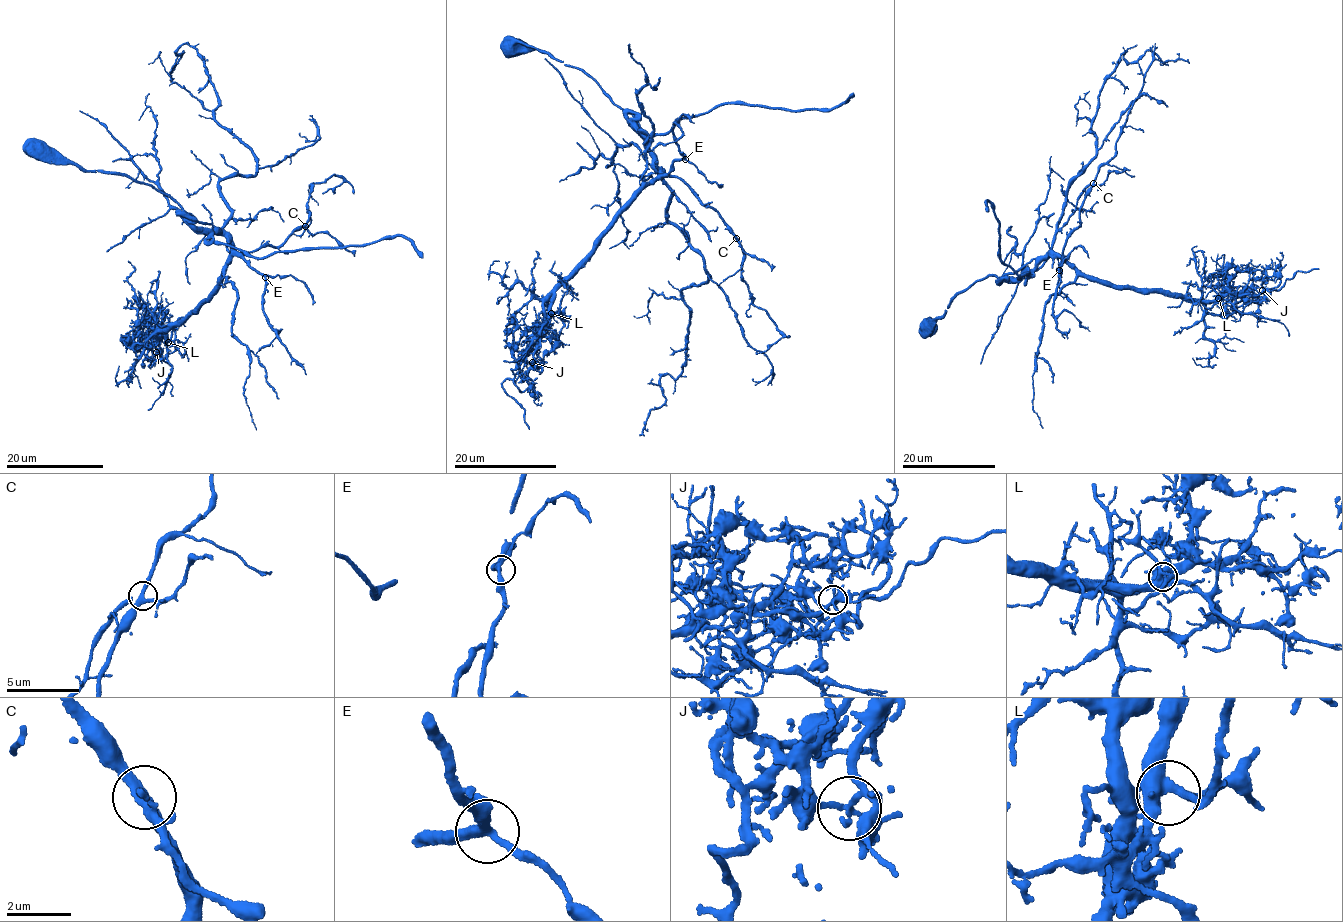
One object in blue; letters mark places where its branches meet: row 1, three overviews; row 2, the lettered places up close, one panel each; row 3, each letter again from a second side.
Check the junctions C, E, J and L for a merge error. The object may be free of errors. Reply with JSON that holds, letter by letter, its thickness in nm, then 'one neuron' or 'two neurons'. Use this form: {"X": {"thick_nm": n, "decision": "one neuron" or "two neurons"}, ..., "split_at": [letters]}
{"C": {"thick_nm": 280, "decision": "one neuron"}, "E": {"thick_nm": 280, "decision": "one neuron"}, "J": {"thick_nm": 160, "decision": "two neurons"}, "L": {"thick_nm": 400, "decision": "one neuron"}, "split_at": ["J"]}

